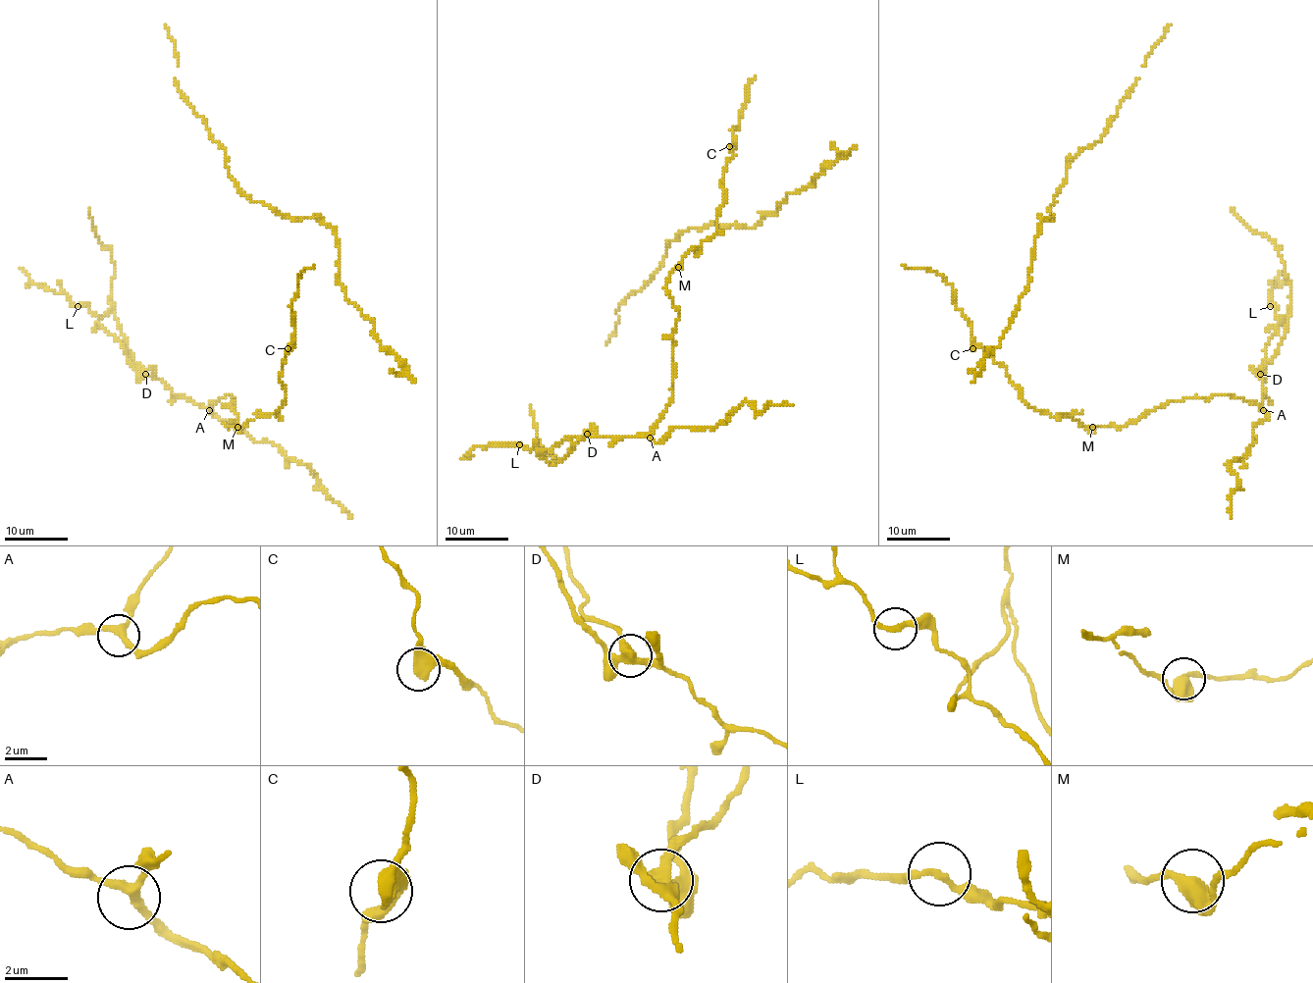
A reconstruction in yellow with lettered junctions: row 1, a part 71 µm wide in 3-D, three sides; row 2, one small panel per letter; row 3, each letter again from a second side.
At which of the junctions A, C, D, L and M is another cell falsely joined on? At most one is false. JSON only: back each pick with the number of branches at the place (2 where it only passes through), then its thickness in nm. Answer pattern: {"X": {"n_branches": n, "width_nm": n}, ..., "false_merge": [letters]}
{"D": {"n_branches": 3, "width_nm": 360}, "false_merge": ["D"]}

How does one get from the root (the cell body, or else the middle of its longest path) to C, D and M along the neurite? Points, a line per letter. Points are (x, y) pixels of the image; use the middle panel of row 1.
C: (725, 197), (721, 182), (725, 164), (732, 157), (729, 146)
D: (725, 197), (716, 233), (693, 249), (667, 283), (680, 317), (672, 401), (664, 415), (650, 436), (587, 435)
M: (725, 197), (717, 213), (716, 233), (699, 247), (694, 247), (678, 267)

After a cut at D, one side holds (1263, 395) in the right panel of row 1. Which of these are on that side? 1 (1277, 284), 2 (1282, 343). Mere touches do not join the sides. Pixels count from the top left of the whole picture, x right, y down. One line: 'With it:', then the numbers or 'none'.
With it: 1

